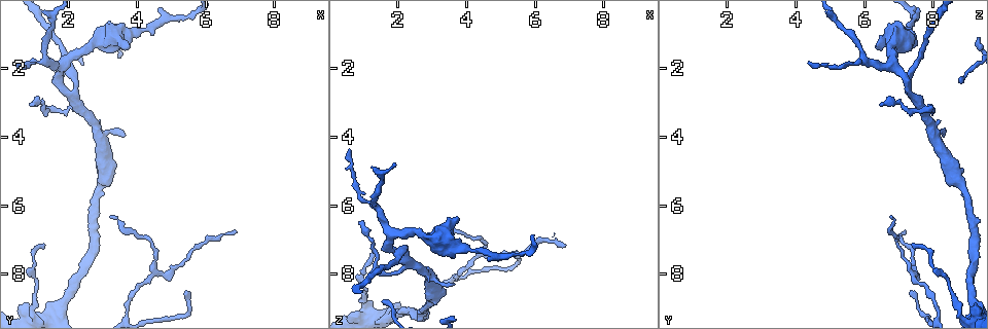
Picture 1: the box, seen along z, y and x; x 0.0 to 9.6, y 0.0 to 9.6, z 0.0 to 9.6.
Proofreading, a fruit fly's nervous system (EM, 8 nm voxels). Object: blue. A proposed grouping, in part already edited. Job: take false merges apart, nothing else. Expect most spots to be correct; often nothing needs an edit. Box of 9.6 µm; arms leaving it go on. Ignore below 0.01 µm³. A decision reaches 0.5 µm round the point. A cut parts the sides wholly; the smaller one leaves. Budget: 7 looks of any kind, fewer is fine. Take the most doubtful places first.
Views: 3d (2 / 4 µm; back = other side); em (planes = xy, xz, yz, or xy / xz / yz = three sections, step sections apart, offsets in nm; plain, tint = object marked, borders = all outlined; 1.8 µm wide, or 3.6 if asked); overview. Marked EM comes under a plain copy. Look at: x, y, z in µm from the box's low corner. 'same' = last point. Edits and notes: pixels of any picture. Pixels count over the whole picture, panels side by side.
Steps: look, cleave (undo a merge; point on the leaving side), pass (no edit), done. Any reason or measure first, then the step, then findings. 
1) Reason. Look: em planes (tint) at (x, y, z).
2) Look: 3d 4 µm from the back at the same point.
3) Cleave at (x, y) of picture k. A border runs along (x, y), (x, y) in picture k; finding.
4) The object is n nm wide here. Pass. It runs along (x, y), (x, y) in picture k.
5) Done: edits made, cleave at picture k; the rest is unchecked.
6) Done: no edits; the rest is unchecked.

Abrupt turn. Look: 3d 4 µm from the back at (1.00, 9.10, 8.75).

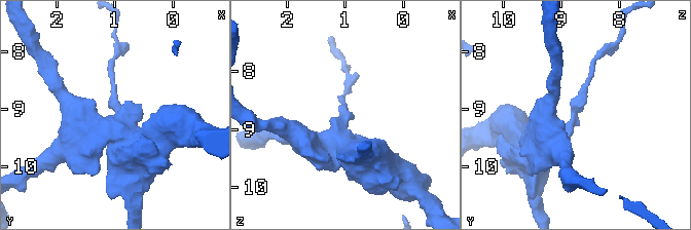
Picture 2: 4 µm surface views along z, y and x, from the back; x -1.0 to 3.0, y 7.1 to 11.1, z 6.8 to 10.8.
Need the tissue. Look: em planes (tint) at (0.95, 9.10, 8.80).

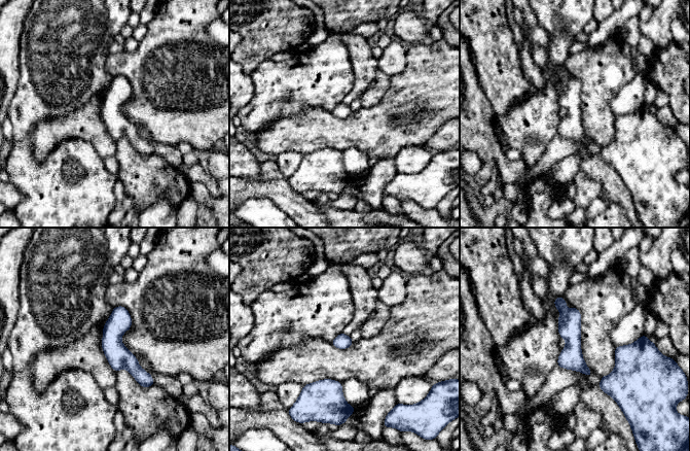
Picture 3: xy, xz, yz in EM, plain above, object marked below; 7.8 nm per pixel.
Pass. It runs along (117, 309), (115, 349), (150, 382) in picture 3; all the same cell.

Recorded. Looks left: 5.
Three arms meet. Look: 3d 2 µm from the back at (4.50, 8.10, 7.45).

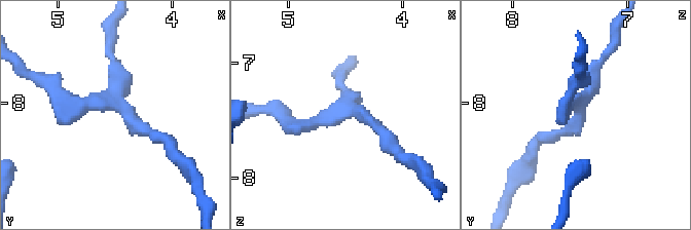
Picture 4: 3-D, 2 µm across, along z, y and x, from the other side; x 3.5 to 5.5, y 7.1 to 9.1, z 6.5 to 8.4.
Shape alone is not enough. Look: em planes (borders) at (4.42, 8.02, 7.42).

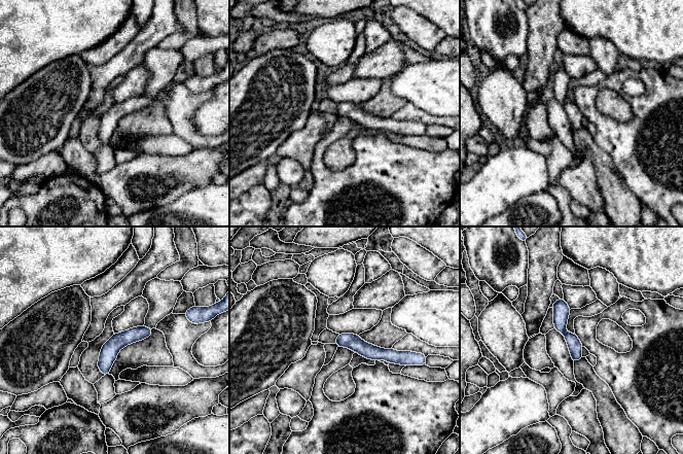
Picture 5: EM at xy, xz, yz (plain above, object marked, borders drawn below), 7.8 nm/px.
Pass. It runs along (338, 341), (404, 357) in picture 5; continuous, no second cell.

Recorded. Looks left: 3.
Calibre changes. Look: 3d 4 µm at (3.00, 5.30, 8.80).

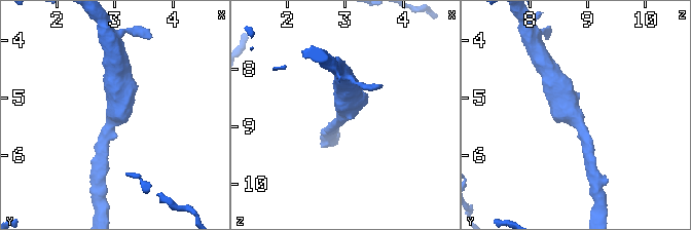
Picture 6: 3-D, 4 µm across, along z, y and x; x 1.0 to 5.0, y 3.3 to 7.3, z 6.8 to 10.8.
The arms are 200, 400 nm wide; shape alone is not enough. Look: em planes (tint) at (3.00, 5.30, 8.80).

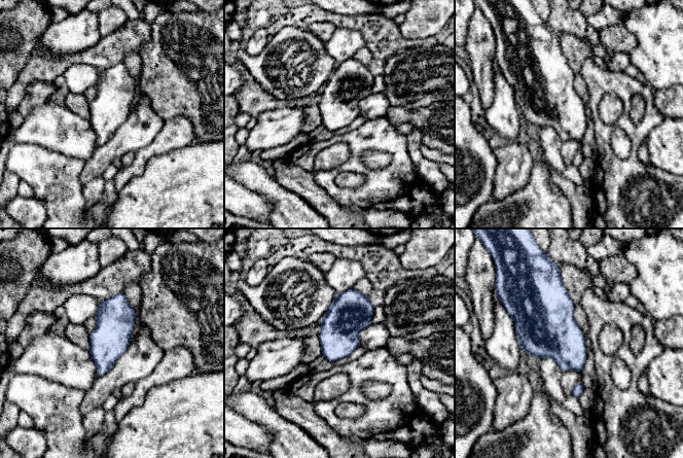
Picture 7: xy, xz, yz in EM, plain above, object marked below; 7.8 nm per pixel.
The object is 300 nm wide here. Pass. All the same cell.

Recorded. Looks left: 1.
Done: no edits; the rest is unchecked.

